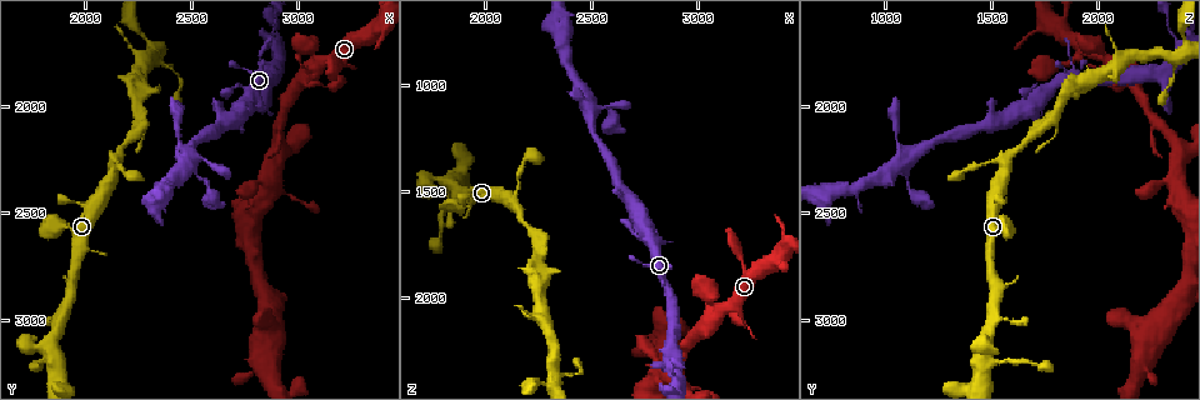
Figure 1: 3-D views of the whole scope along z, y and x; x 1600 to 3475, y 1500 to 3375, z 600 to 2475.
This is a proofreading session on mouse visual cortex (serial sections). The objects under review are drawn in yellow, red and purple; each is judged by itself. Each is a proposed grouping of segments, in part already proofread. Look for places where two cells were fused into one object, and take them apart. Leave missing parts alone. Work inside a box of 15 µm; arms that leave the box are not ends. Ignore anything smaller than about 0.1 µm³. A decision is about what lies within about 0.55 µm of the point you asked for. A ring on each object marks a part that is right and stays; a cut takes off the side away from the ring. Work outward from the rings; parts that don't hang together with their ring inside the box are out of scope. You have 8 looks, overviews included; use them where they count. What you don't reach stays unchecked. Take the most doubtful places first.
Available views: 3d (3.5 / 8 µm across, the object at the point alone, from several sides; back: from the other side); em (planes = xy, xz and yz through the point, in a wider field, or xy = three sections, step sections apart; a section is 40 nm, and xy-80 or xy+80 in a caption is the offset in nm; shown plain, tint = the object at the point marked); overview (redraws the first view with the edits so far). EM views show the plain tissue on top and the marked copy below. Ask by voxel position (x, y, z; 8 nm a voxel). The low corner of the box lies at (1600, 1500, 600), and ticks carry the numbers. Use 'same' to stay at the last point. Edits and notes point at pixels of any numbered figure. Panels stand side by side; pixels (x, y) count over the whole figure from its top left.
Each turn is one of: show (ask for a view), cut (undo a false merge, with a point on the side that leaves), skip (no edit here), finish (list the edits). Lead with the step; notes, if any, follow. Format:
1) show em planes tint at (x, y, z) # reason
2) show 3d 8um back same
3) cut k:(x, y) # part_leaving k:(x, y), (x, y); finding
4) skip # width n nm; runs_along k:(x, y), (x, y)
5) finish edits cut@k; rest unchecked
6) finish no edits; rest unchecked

show em xy step 2 tint at (2890, 1700, 2360) # thin arm on a thick one

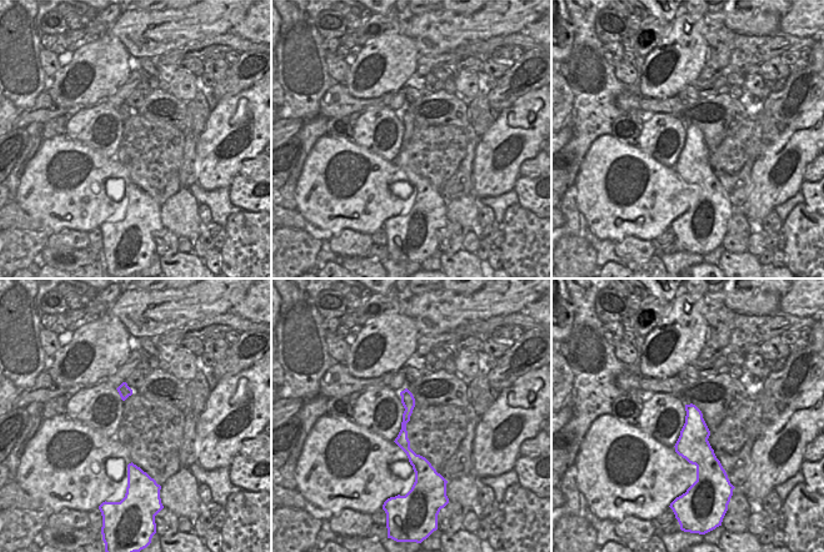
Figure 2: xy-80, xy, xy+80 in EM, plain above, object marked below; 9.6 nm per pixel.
show 3d 3.5um back same

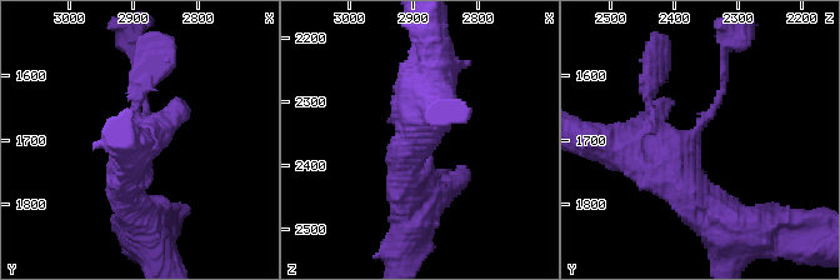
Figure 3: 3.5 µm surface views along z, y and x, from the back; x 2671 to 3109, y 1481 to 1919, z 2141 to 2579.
skip # all the same cell

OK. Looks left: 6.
show 3d 3.5um at (2230, 2130, 1720)

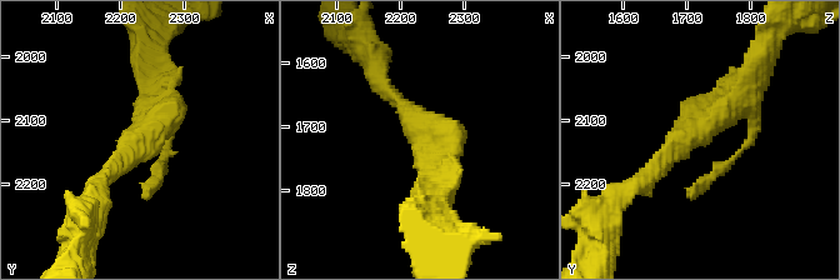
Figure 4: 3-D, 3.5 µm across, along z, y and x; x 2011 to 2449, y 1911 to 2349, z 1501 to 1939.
show em xy step 5 tint at (2225, 2120, 1710) # shape alone is not enough

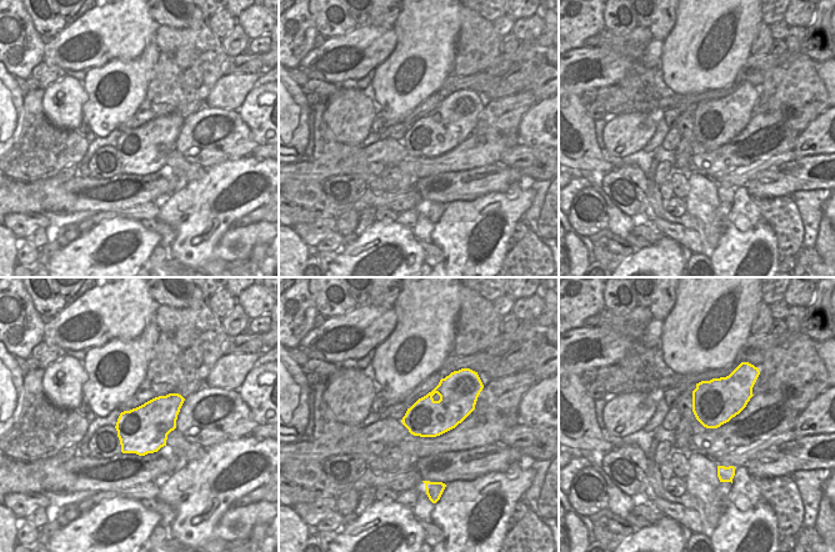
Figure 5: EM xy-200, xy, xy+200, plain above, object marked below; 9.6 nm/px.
skip # runs_along 4:(640, 184), (749, 84); all the same cell

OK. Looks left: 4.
show 3d 3.5um at (2820, 2390, 2390)

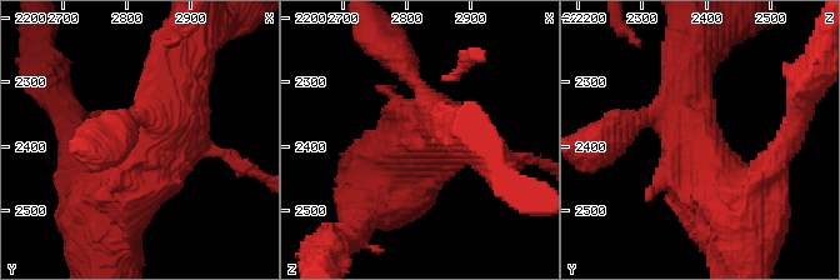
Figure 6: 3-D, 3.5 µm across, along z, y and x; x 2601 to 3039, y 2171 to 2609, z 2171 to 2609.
show em xy step 1 tint at (2830, 2395, 2385) # shape alone is not enough

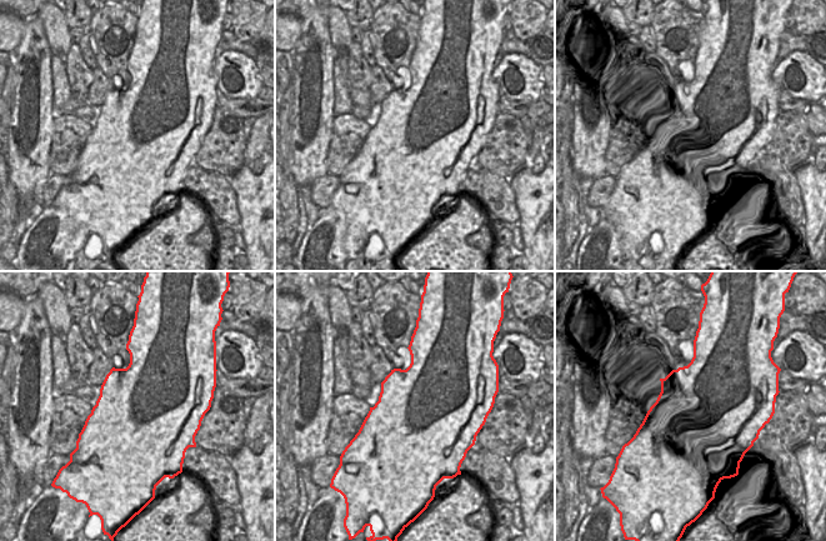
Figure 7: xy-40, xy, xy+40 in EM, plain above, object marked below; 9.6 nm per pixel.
skip # runs_along 6:(186, 44), (168, 118), (125, 186); continuous, no second cell

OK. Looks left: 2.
finish no edits; rest unchecked

